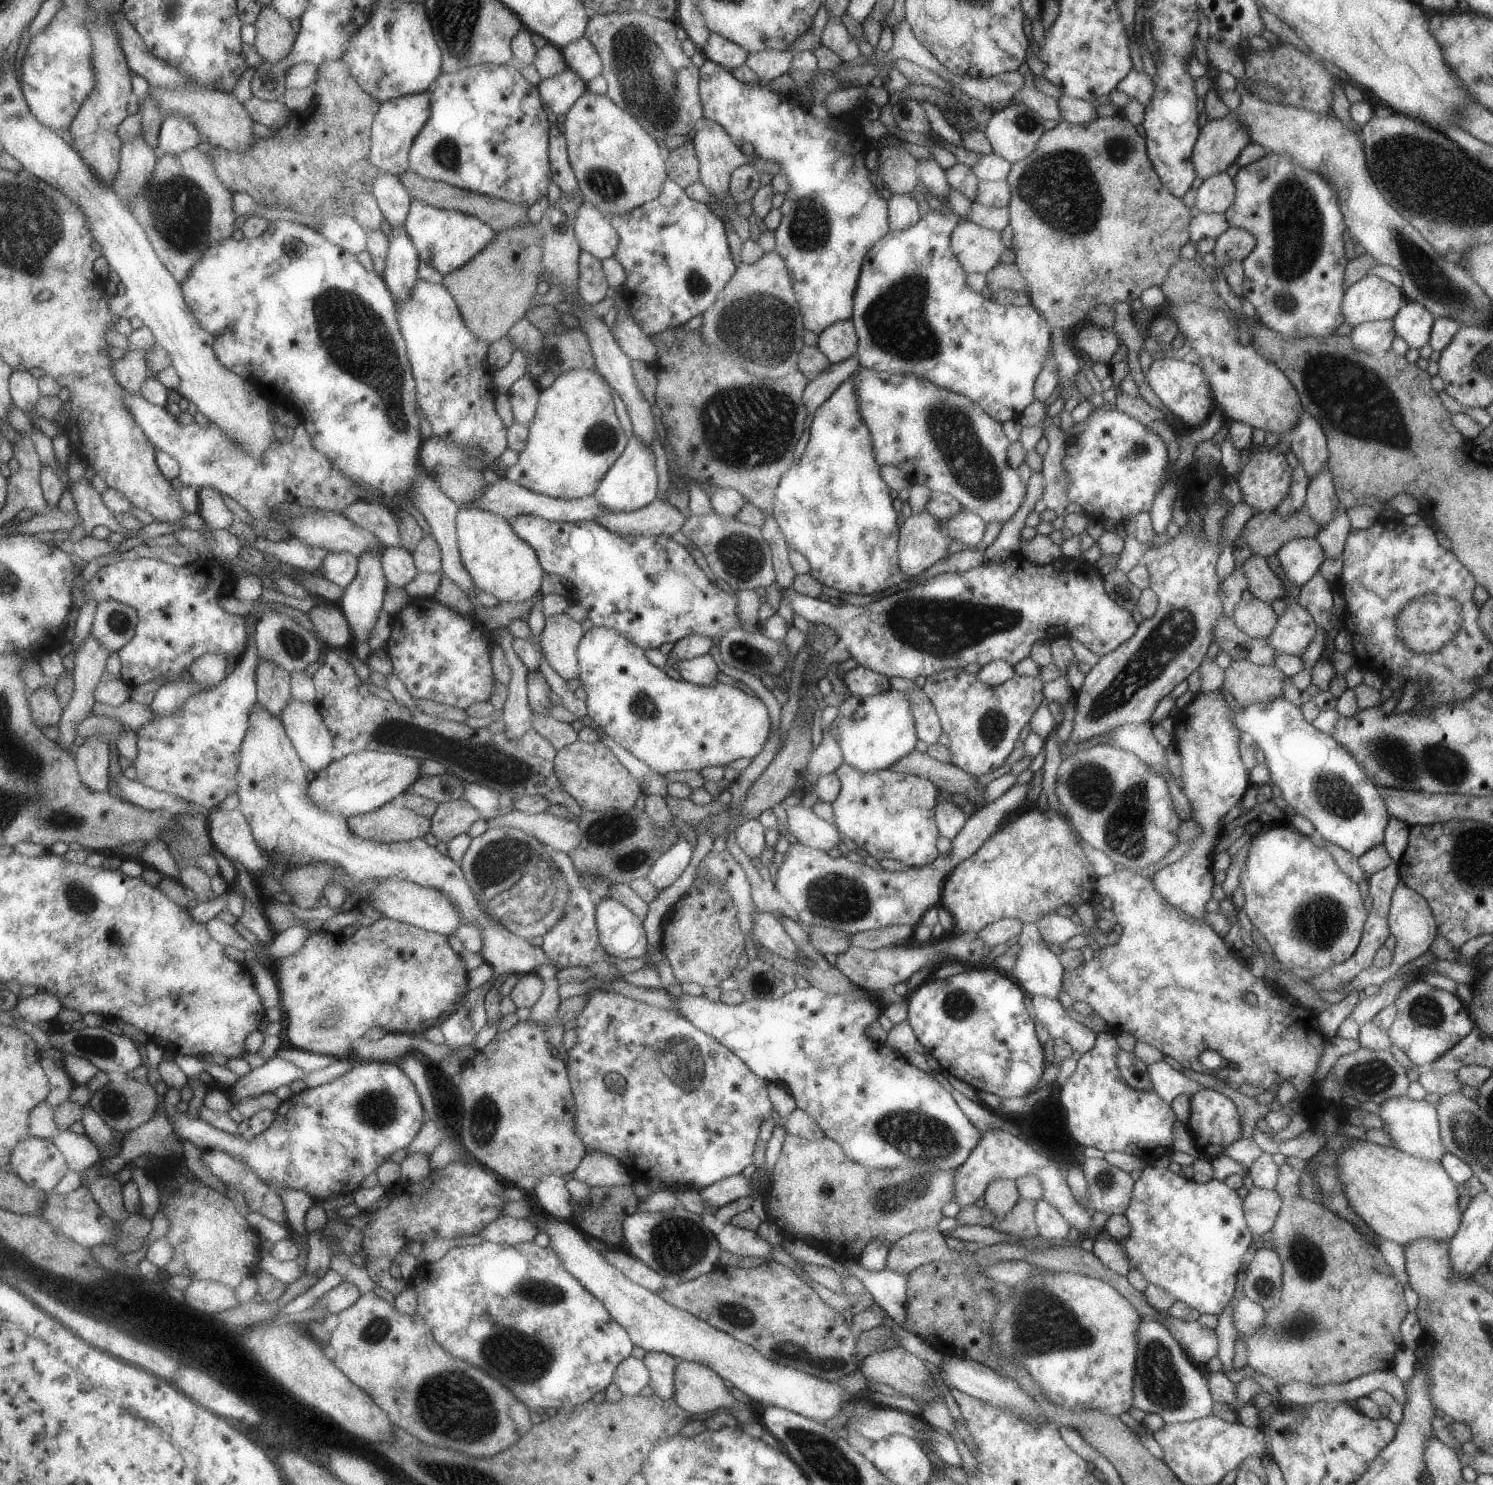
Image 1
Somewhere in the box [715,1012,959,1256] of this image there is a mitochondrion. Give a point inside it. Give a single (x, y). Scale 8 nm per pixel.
(906, 1193)

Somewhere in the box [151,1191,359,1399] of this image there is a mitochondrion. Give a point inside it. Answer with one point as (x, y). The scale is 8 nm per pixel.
(205, 1252)

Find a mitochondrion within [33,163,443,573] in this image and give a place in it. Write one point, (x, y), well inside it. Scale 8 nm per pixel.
(358, 341)

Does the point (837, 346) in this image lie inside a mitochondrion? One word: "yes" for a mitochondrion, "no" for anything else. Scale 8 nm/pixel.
no

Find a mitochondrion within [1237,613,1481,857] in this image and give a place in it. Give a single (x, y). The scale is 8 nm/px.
(1394, 753)

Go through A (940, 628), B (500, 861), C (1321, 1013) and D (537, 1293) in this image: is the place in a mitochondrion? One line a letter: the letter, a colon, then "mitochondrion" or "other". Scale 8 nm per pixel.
A: mitochondrion
B: mitochondrion
C: other
D: mitochondrion

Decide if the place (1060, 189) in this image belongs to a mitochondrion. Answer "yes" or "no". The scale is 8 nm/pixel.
yes

